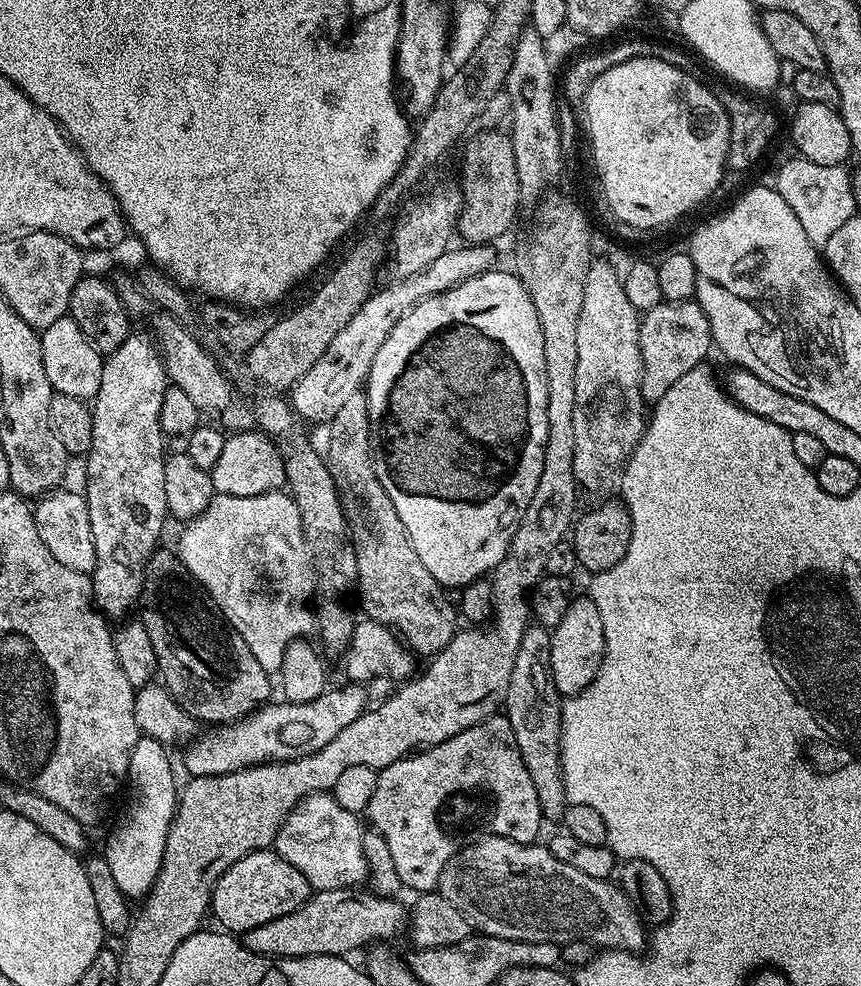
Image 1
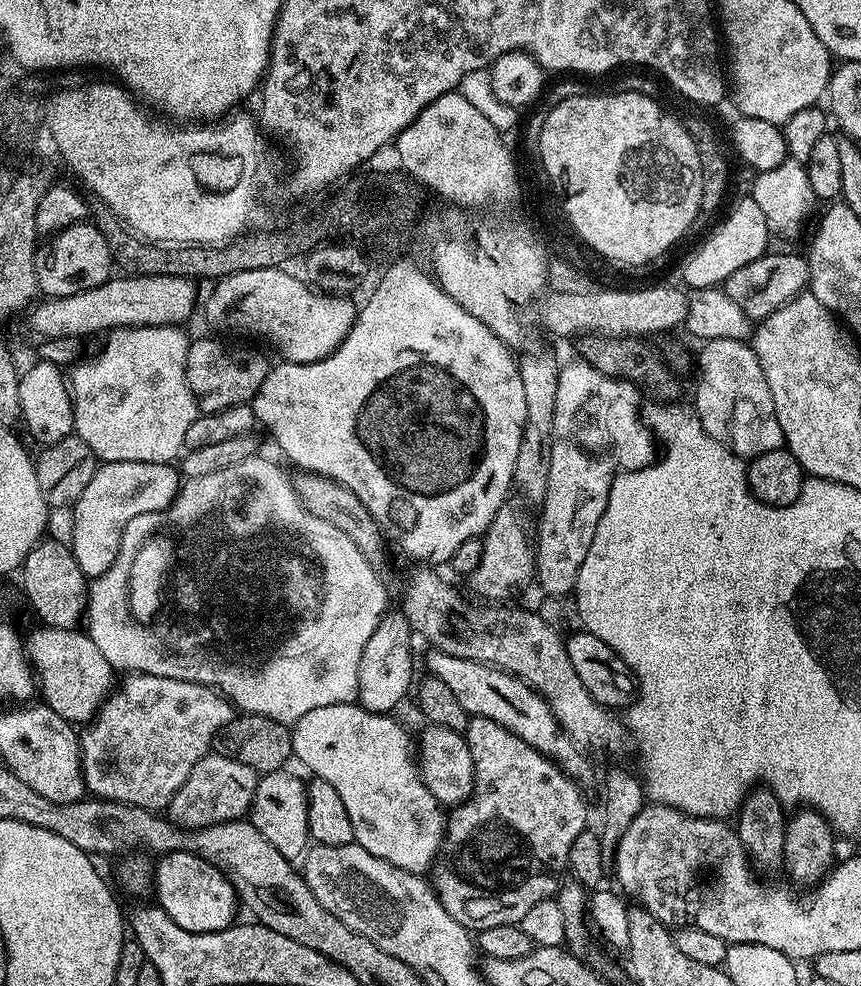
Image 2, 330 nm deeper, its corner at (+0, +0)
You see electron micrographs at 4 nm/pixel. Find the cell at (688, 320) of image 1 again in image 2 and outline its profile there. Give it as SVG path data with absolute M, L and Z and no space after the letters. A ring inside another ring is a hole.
M769 251L754 262L742 266L742 270L734 270L734 274L724 280L722 287L730 302L735 302L746 318L759 322L774 314L774 310L786 306L809 287L808 257L801 253L799 256L796 252Z

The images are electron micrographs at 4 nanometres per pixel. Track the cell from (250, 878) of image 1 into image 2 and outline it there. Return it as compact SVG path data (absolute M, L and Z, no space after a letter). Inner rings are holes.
M168 852L155 862L155 903L166 914L170 914L170 918L178 922L182 930L220 932L224 928L232 927L237 919L238 897L224 873L210 866L210 862L206 862L195 852Z

